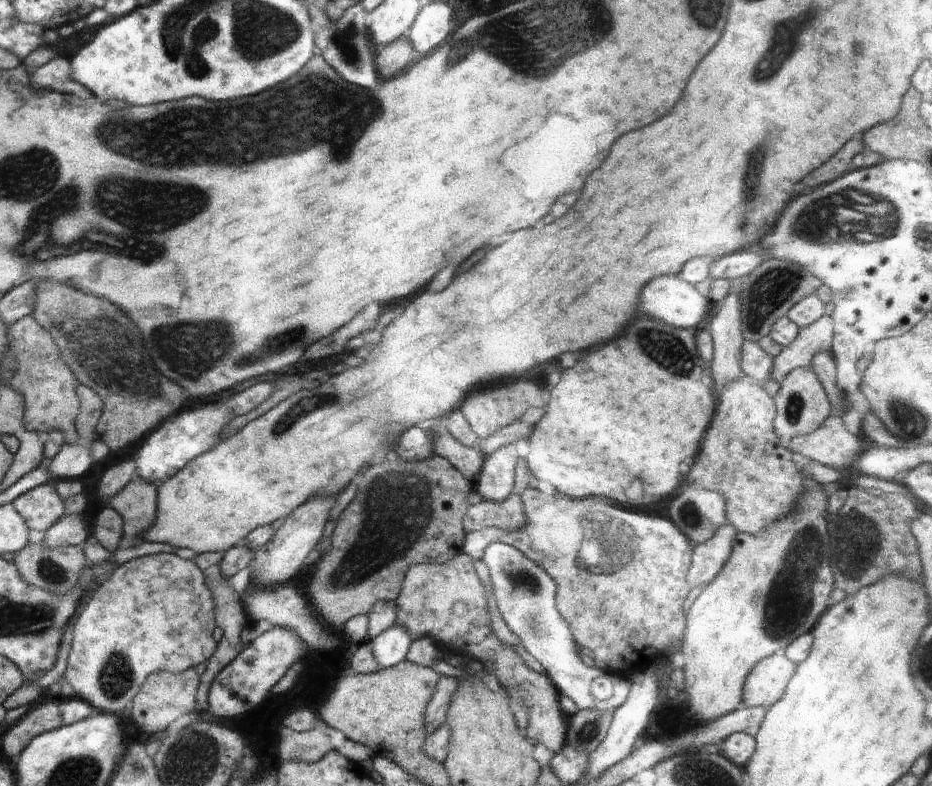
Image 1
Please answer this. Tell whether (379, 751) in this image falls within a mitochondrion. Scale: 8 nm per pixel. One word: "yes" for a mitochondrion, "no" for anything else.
no

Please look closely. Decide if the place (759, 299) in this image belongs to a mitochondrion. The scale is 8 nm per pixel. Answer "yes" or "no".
yes

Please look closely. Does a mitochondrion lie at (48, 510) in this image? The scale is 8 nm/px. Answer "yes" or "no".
no

